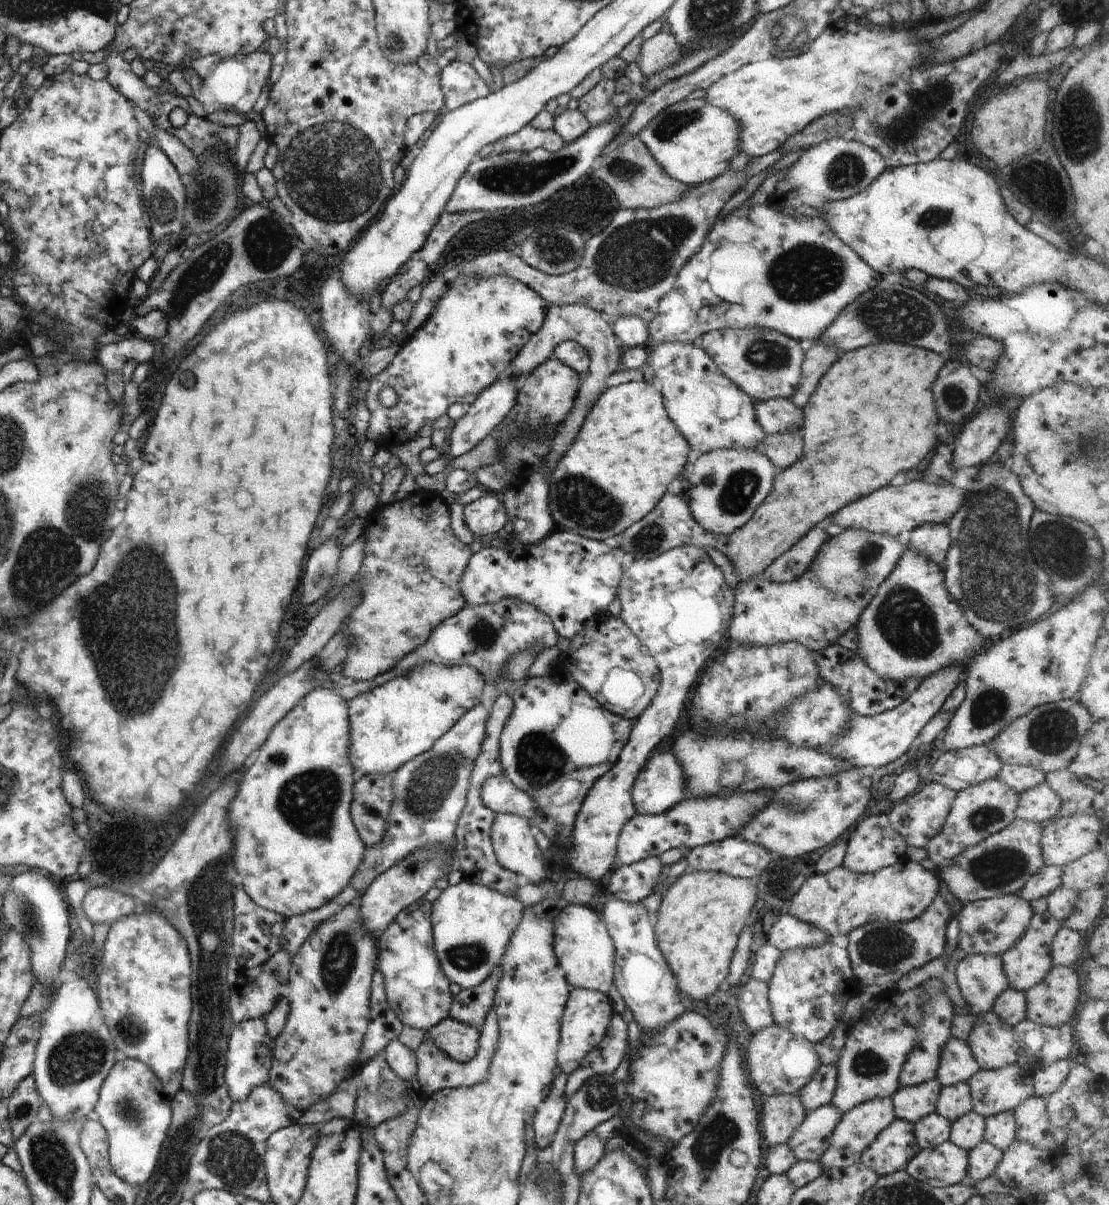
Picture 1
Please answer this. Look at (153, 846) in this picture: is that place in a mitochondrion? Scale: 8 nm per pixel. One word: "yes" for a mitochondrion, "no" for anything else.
no

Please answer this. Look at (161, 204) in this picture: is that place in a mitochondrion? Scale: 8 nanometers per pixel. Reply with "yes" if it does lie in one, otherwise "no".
yes

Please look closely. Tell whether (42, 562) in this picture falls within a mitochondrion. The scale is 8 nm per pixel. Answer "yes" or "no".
yes

